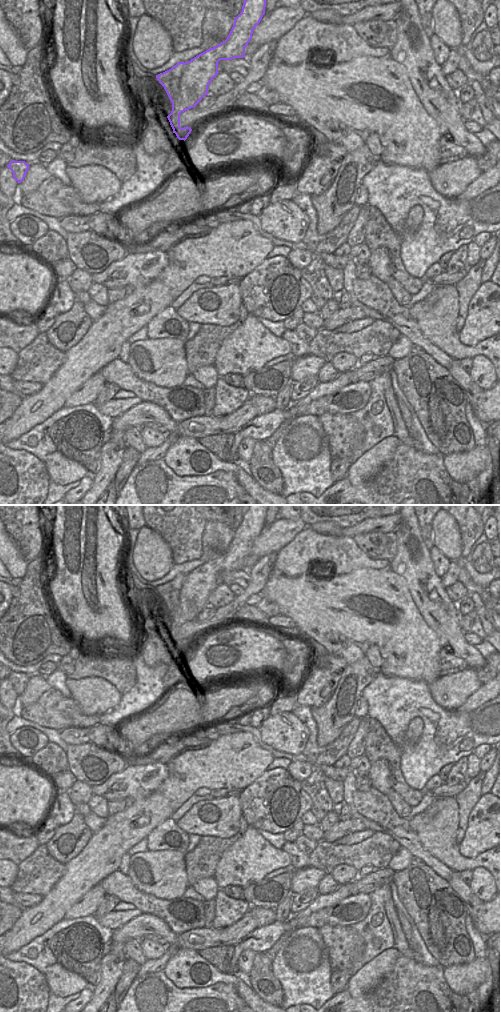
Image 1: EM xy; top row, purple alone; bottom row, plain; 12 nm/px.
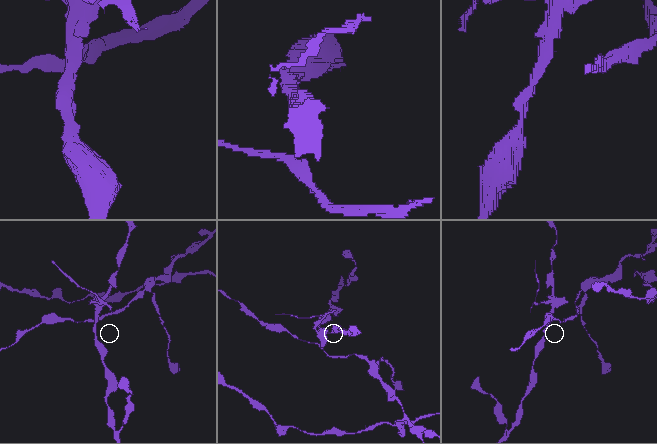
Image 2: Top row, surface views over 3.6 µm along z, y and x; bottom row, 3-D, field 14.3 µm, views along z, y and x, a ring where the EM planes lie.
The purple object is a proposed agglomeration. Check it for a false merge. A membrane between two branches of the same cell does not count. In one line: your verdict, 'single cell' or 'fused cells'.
fused cells

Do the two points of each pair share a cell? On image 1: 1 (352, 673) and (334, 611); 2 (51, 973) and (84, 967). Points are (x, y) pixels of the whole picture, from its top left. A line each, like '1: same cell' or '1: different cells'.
1: different cells
2: different cells

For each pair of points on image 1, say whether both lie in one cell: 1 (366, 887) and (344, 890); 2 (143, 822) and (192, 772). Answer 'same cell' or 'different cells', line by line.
1: different cells
2: same cell

